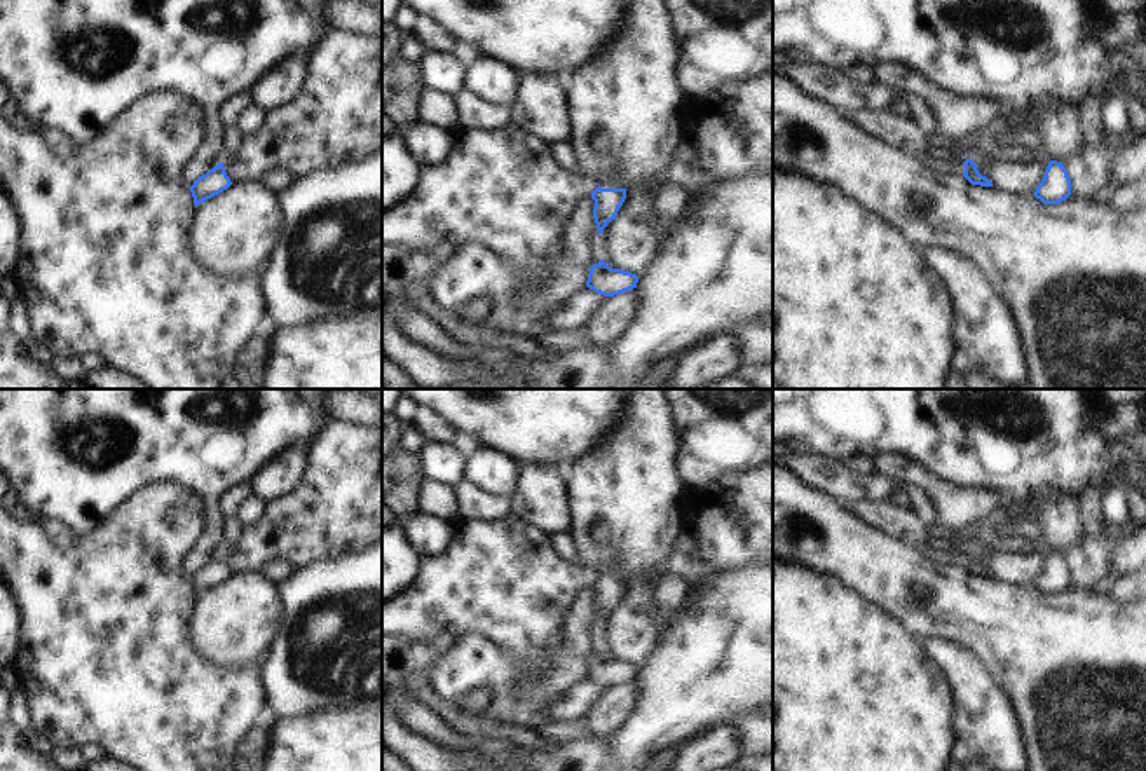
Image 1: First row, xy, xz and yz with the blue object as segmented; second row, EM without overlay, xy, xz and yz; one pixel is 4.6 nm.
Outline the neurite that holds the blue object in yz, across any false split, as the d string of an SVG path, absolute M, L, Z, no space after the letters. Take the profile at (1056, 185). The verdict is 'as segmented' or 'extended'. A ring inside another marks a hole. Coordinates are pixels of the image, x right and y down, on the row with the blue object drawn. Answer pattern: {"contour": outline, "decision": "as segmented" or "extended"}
{"contour": "M1050 160L1034 197L1043 204L1059 204L1071 195L1071 180L1062 162Z", "decision": "as segmented"}

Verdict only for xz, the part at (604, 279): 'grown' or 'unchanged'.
unchanged

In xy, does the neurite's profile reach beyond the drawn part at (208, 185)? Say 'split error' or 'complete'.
complete

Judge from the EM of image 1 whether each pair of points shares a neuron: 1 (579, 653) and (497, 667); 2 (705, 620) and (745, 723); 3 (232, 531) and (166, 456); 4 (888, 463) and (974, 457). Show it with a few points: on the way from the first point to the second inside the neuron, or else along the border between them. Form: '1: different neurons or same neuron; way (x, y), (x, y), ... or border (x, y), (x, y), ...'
1: same neuron; way (559, 674), (541, 691), (517, 691), (513, 688)
2: different neurons; border (754, 709), (729, 723)
3: different neurons; border (225, 518), (224, 548)
4: different neurons; border (876, 456), (902, 452), (951, 484)

